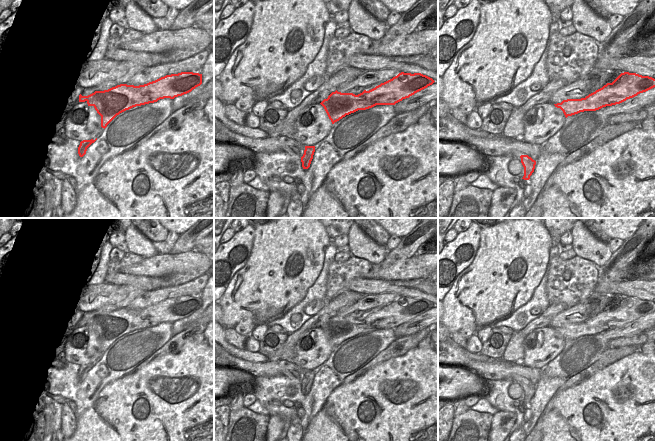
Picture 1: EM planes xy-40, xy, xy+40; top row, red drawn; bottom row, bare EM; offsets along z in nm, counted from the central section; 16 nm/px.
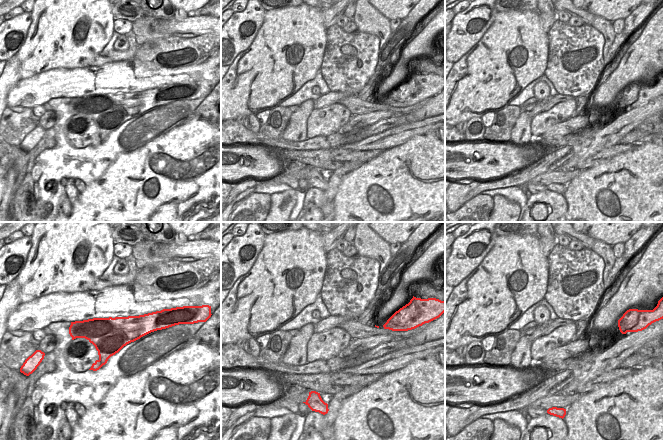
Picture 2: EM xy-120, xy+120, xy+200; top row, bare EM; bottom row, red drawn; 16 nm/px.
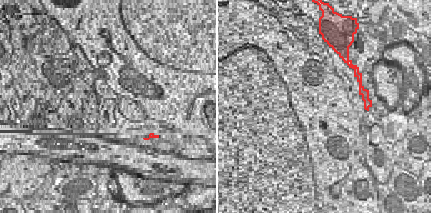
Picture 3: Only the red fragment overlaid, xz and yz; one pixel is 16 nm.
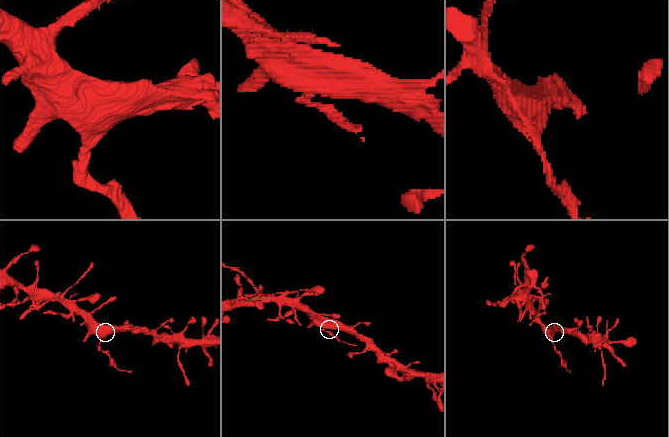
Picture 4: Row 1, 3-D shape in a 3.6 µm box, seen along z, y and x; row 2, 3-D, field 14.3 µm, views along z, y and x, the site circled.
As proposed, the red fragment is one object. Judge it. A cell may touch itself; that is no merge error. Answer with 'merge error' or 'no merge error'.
merge error

